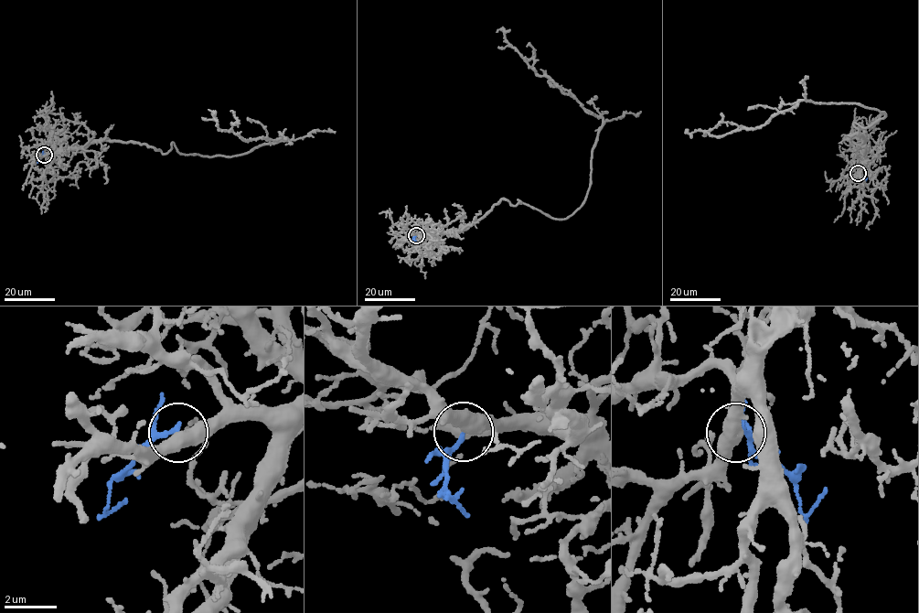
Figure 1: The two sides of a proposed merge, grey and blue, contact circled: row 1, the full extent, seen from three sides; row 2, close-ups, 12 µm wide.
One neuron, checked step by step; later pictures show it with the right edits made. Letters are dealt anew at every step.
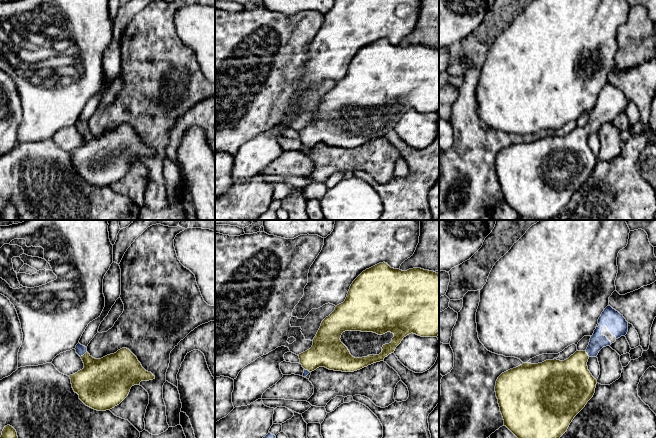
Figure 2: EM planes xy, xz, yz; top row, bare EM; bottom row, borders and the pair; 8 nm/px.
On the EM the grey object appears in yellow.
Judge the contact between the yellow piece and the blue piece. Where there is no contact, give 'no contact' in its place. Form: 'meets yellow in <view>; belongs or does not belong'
meets yellow in xy; belongs

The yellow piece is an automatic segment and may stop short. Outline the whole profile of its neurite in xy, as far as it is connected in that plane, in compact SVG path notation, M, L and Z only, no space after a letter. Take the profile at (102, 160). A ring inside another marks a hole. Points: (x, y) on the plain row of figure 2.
M80 119L75 126L81 133L84 144L69 152L72 164L79 175L94 186L114 184L128 172L132 162L155 155L127 124L101 135L93 134L87 128L87 123Z

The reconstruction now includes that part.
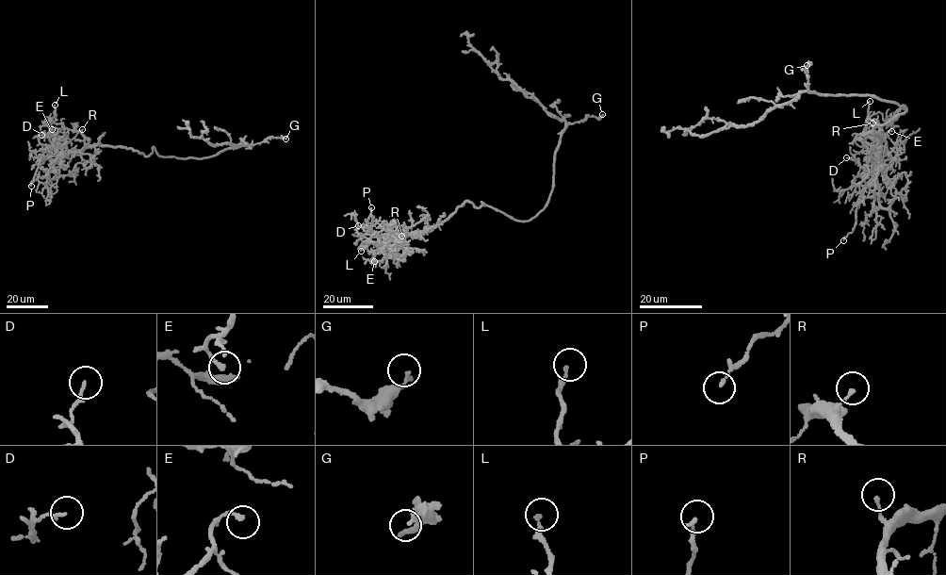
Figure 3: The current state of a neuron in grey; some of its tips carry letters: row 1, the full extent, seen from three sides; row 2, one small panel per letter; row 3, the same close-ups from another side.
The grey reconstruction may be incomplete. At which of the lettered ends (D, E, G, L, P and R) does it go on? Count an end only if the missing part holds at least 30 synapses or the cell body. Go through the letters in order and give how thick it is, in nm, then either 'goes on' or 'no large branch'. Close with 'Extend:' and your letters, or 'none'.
D: 130 nm | no large branch
E: 200 nm | no large branch
G: 240 nm | no large branch
L: 190 nm | no large branch
P: 140 nm | no large branch
R: 130 nm | no large branch
Extend: none

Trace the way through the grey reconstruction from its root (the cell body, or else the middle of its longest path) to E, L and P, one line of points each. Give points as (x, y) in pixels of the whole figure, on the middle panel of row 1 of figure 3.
E: (528, 221), (465, 201), (430, 229), (396, 236), (374, 251), (374, 261)
L: (528, 221), (465, 201), (430, 229), (379, 243), (366, 239), (361, 251)
P: (528, 221), (465, 201), (430, 229), (388, 237), (371, 229), (371, 207)

